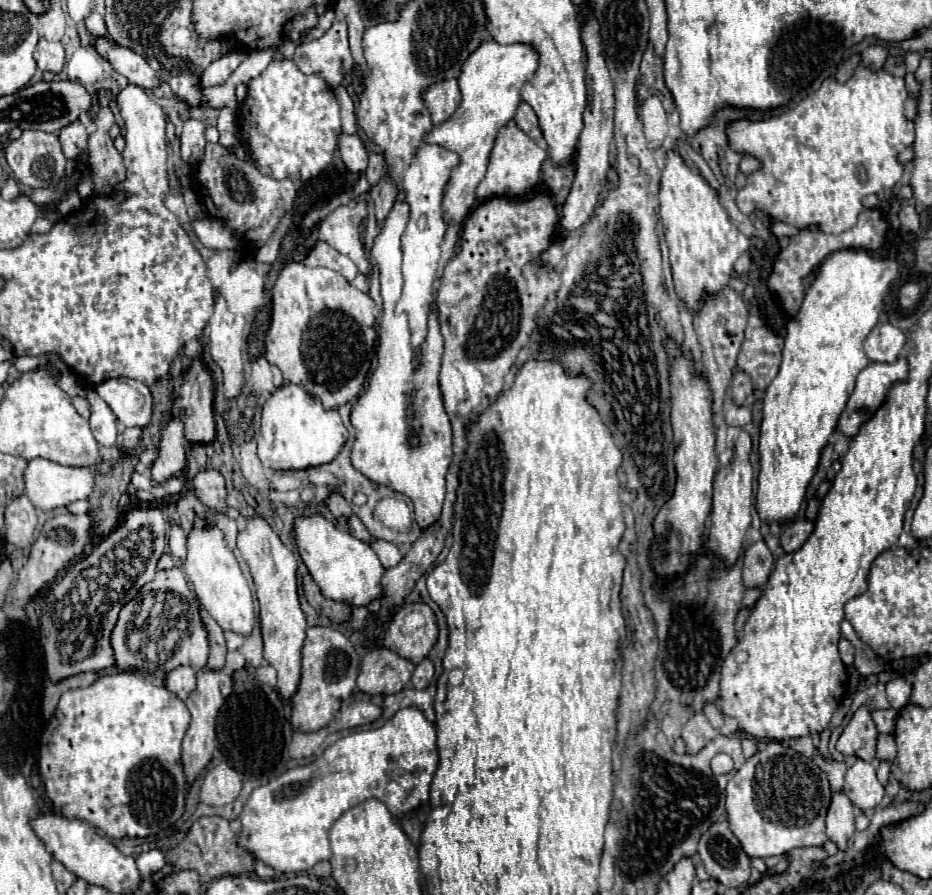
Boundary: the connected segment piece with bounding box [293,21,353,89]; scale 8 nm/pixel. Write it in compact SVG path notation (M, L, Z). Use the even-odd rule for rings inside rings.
M335 21L321 39L299 43L293 61L303 73L321 75L327 85L335 89L341 83L341 73L349 73L353 69L347 25L343 25L343 21Z

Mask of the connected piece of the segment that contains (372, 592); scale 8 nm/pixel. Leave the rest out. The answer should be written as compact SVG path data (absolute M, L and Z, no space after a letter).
M321 515L299 517L295 521L295 535L299 555L327 599L343 601L351 607L367 607L371 601L383 597L381 577L385 573L385 567L379 563L379 557L367 543L351 537L343 529L337 529Z

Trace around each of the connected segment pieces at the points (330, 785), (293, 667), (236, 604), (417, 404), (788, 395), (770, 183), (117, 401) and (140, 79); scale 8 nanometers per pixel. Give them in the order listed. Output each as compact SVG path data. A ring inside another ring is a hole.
M415 707L401 709L383 727L341 737L313 763L293 767L267 785L257 787L249 795L239 817L243 825L239 845L277 871L305 871L331 857L329 829L355 805L375 797L387 805L393 819L401 819L427 803L429 783L437 763L439 755L433 723Z
M251 517L245 523L245 529L237 535L237 547L247 561L253 581L255 593L259 601L259 617L261 617L261 633L265 645L265 659L269 665L277 669L279 675L279 695L289 701L297 691L301 677L301 647L305 641L305 613L299 607L297 597L297 561L295 555L281 543L277 533L269 527L263 517Z
M195 519L195 527L187 537L187 563L185 575L193 585L195 595L207 609L207 613L219 623L223 631L233 631L239 635L251 635L255 625L255 609L251 589L239 569L235 555L227 549L223 533L213 525L207 527L203 519Z
M403 193L397 195L397 201L385 221L385 225L381 227L375 245L371 249L371 259L379 265L381 269L381 295L383 295L383 317L381 317L381 335L379 335L379 351L377 351L377 369L371 375L369 381L369 389L359 397L357 405L351 411L351 423L357 429L355 435L355 443L353 443L353 451L351 451L351 461L353 467L359 469L363 475L367 475L371 481L375 483L383 483L395 491L405 493L407 497L411 497L413 505L415 505L415 519L419 523L421 529L425 529L427 525L431 525L431 521L435 521L435 517L439 517L441 507L443 507L443 499L445 499L445 475L451 463L451 425L449 425L449 417L443 409L443 401L441 401L441 391L439 391L439 367L441 367L441 355L444 350L444 339L439 333L439 321L437 321L437 313L433 313L429 317L429 335L423 343L421 349L421 367L415 369L413 367L413 351L411 351L411 335L409 335L409 325L407 325L407 315L405 313L395 313L395 305L401 297L401 285L403 285L403 277L401 277L401 233L407 225L407 203L403 201ZM413 395L413 407L409 407L407 397ZM407 413L415 413L417 419L413 421L419 429L421 429L421 445L417 447L409 447L407 445L407 437L411 435L411 427L407 423Z
M843 249L831 253L811 287L805 293L799 313L789 321L783 361L777 377L767 387L763 397L763 421L759 433L759 479L757 479L757 513L763 523L785 523L797 517L801 503L805 501L807 487L817 471L821 453L833 435L839 415L845 409L851 389L855 389L855 377L869 365L863 351L863 341L877 325L883 309L883 301L889 295L891 283L899 277L899 265L893 259L875 257L863 249Z
M859 65L847 83L825 79L821 89L781 117L731 123L729 145L763 161L763 167L747 175L745 187L737 191L741 213L759 209L797 229L811 225L825 233L851 229L863 209L861 199L869 193L887 199L903 175L897 155L915 139L913 123L903 113L905 99L907 89L901 77Z
M113 377L101 381L95 391L111 407L121 425L143 429L151 423L153 397L145 383L129 377Z
M95 39L95 49L113 65L117 73L125 75L133 85L139 85L145 91L153 91L161 85L157 71L153 71L149 63L131 49L123 49L109 39Z

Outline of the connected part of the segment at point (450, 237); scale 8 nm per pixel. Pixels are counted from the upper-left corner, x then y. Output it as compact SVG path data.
M489 39L479 45L475 53L463 63L461 75L459 75L459 89L463 95L463 101L459 109L453 113L453 117L441 125L435 125L431 133L427 133L425 141L427 143L437 143L445 149L455 151L461 157L461 163L453 169L451 179L445 189L445 201L443 201L443 211L449 221L447 237L441 245L443 249L443 261L439 275L443 273L443 267L453 255L453 247L459 239L461 223L467 217L469 209L475 203L475 189L479 181L485 177L487 163L491 149L495 145L495 137L501 127L505 127L513 117L515 109L521 103L521 87L525 81L529 81L539 67L539 53L535 51L533 45L525 43L513 43L513 45L499 45L497 41Z

